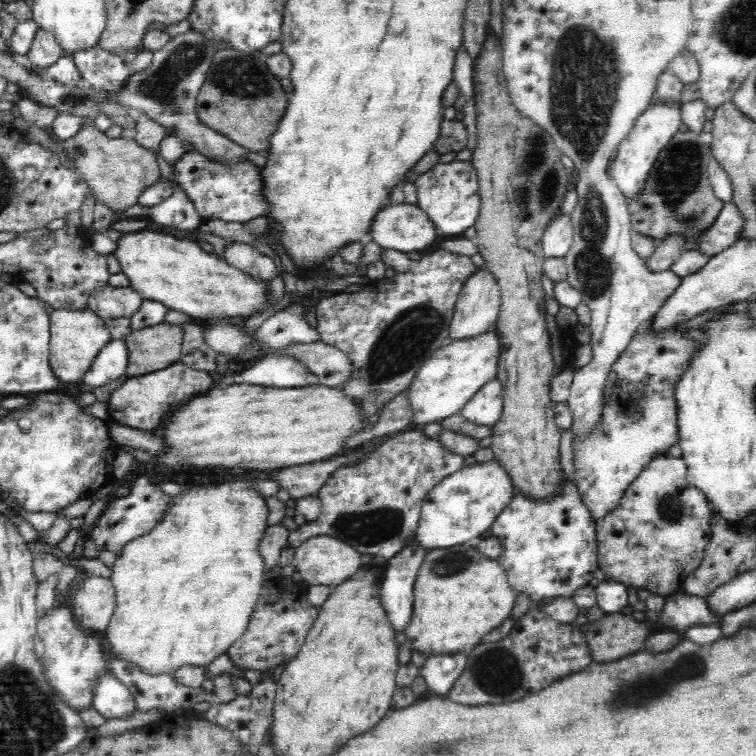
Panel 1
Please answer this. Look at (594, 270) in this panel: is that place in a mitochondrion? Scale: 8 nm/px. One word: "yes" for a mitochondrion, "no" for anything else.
yes

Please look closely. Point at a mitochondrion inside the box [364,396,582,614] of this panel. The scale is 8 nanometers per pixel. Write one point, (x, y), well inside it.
(448, 564)

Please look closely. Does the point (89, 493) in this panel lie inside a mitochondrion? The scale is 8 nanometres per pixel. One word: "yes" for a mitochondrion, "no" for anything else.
no

